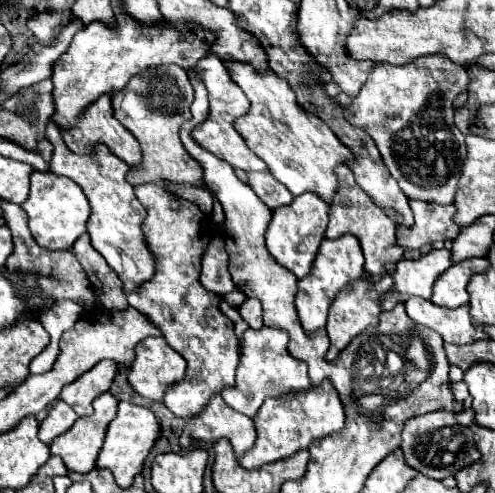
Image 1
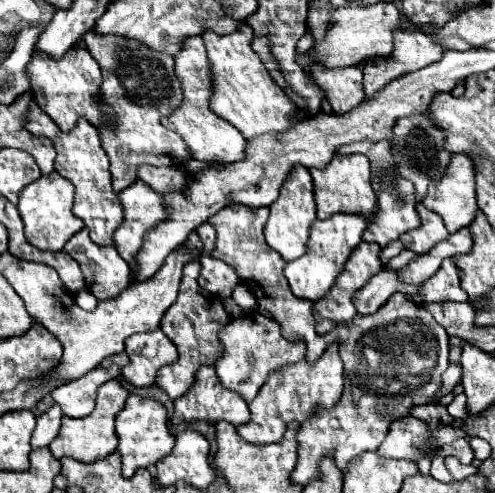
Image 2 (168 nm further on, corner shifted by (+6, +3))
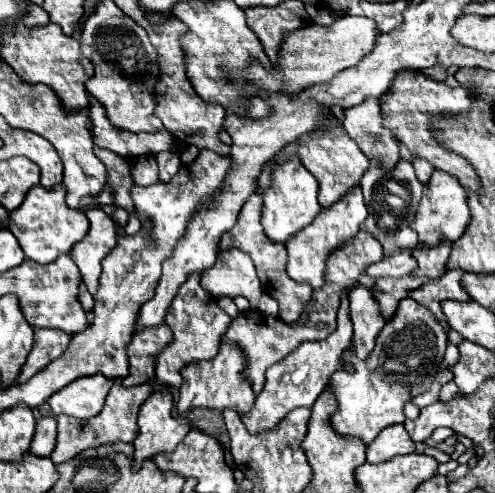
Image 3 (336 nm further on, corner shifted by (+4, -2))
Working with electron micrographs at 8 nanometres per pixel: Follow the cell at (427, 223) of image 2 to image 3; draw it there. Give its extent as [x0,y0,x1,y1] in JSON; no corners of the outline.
[413,236,451,278]

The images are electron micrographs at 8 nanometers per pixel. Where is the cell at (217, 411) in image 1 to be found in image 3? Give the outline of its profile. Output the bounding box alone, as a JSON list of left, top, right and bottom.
[177,344,255,416]

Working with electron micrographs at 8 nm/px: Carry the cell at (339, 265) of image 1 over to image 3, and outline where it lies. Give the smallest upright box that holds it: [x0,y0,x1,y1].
[285,188,367,290]

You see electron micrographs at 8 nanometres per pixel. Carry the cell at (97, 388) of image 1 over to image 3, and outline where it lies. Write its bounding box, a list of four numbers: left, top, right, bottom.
[47,374,113,420]

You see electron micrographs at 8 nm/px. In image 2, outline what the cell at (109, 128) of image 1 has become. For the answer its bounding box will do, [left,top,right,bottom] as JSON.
[25,47,113,131]

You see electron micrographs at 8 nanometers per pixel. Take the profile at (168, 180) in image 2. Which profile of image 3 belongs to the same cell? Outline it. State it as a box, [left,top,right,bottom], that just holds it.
[133,156,159,186]

